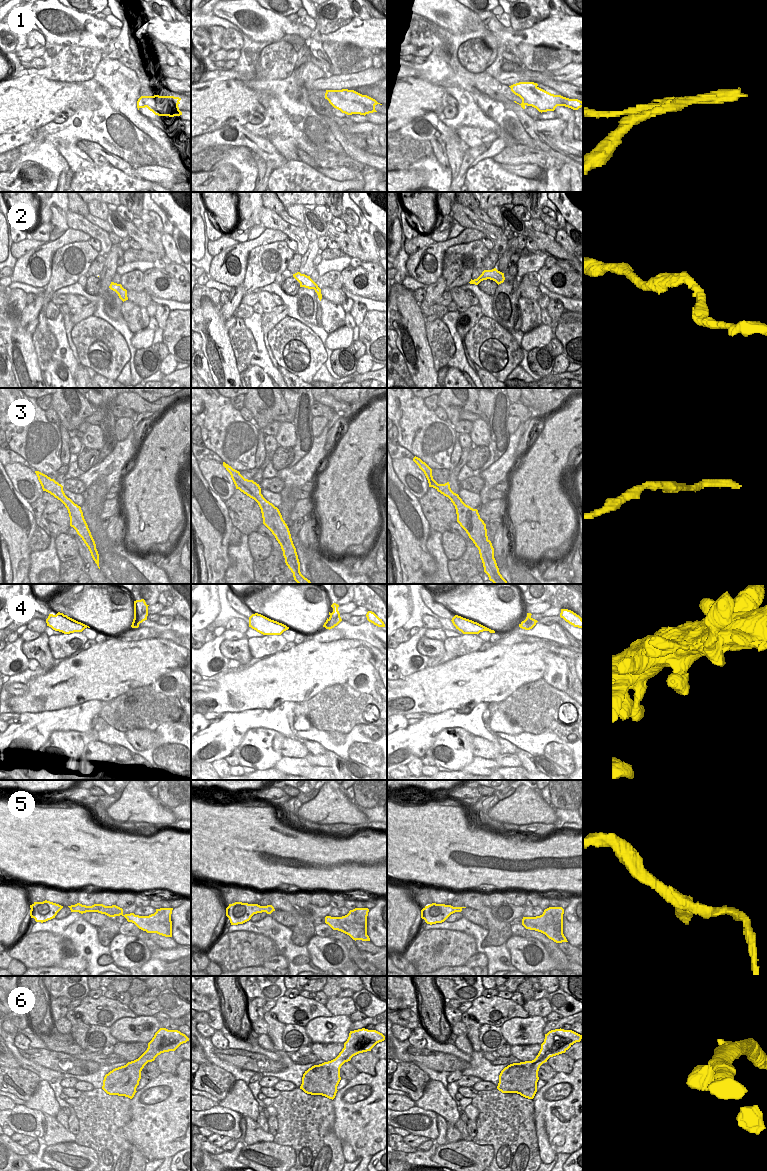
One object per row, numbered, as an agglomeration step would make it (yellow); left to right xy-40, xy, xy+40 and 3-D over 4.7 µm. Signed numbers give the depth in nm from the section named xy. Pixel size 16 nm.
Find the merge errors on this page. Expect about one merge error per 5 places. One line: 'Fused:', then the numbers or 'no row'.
Fused: 1

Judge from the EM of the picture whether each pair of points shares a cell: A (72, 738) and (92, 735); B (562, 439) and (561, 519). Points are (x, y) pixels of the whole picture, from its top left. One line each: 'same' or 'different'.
A: same
B: same

